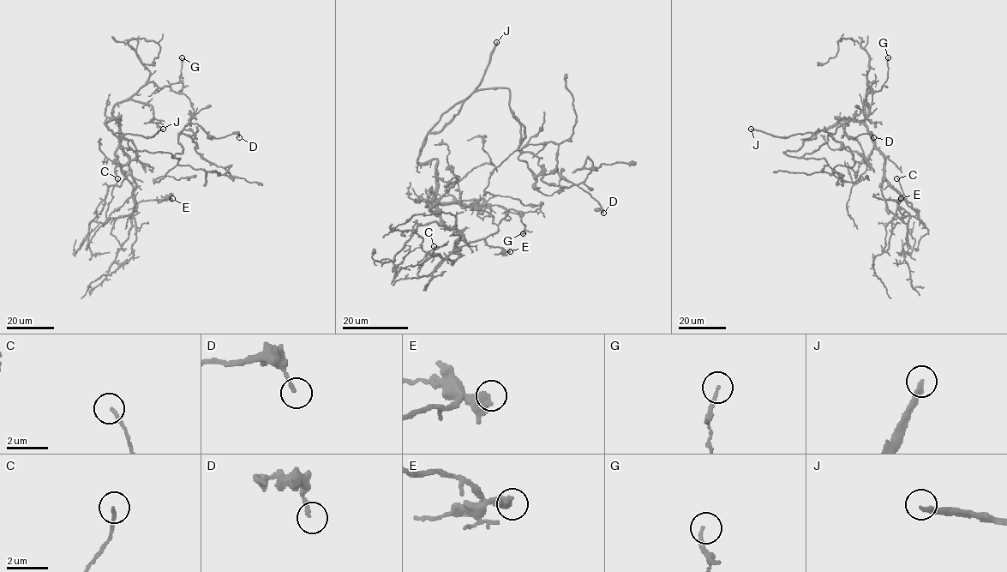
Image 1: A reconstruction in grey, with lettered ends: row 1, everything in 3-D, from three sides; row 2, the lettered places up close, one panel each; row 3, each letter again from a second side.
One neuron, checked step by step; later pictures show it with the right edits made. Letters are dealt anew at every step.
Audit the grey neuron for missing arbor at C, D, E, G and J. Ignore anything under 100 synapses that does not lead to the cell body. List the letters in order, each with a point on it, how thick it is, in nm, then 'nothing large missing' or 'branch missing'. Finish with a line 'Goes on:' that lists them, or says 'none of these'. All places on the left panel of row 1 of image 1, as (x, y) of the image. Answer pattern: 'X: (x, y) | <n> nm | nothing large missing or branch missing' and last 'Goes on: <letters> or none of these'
C: (117, 178) | 140 nm | nothing large missing
D: (239, 137) | 170 nm | nothing large missing
E: (172, 198) | 400 nm | nothing large missing
G: (182, 57) | 160 nm | nothing large missing
J: (163, 129) | 220 nm | branch missing
Goes on: J

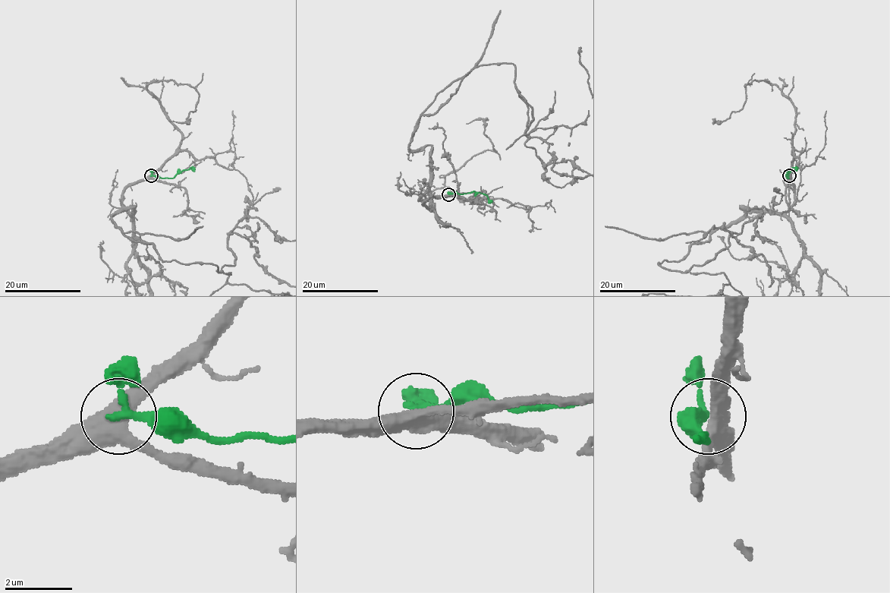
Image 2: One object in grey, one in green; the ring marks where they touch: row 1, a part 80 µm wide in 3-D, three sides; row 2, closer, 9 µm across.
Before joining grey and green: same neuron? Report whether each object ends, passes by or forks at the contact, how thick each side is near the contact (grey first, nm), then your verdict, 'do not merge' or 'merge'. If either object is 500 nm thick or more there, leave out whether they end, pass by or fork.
grey forks | green passes by | 440/190 nm | do not merge

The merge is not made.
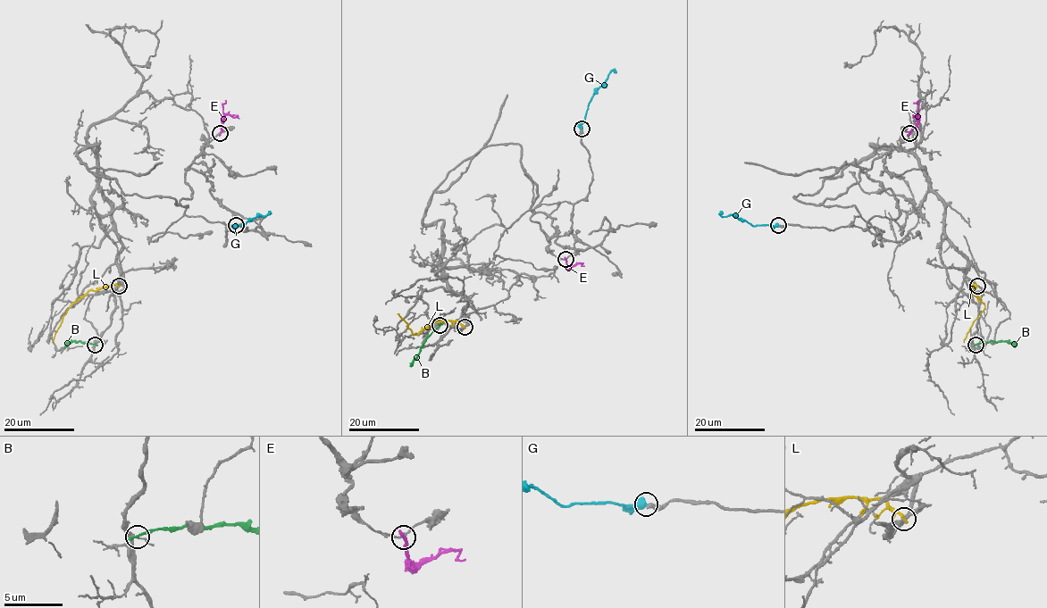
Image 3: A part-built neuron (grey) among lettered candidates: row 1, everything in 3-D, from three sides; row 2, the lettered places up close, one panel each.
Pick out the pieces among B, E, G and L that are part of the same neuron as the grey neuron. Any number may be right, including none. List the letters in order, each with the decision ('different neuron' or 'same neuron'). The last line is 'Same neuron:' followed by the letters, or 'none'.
B: different neuron
E: different neuron
G: same neuron
L: different neuron
Same neuron: G

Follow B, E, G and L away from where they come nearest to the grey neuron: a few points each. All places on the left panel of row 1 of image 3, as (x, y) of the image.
B: (95, 345), (71, 341), (65, 346)
E: (220, 133), (225, 115), (236, 115), (238, 119)
G: (236, 225), (243, 226), (270, 211)
L: (119, 286), (88, 290), (63, 316), (52, 342)

